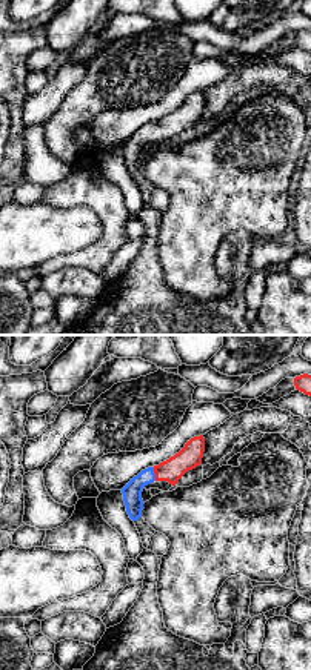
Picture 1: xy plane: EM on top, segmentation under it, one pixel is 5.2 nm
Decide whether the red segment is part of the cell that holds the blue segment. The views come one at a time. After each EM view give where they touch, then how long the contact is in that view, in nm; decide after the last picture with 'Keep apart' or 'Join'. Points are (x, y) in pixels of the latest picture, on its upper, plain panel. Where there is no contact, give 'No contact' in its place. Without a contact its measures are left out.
Touches blue at (154, 129). Shared border 70 nm

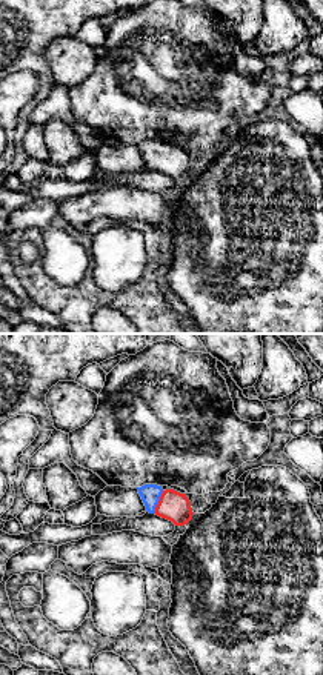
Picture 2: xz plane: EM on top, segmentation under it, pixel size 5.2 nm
Touches blue at (159, 156). Shared border 130 nm

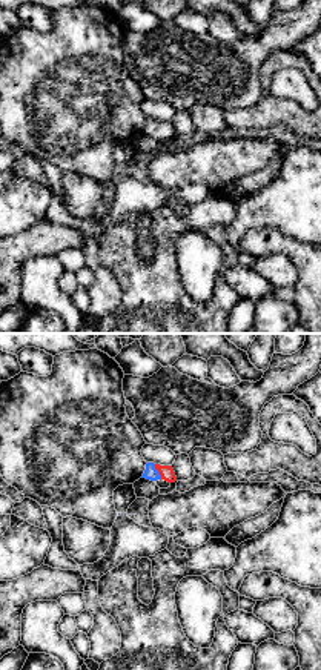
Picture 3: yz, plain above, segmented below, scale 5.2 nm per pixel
Touches blue at (158, 128). Shared border 90 nm

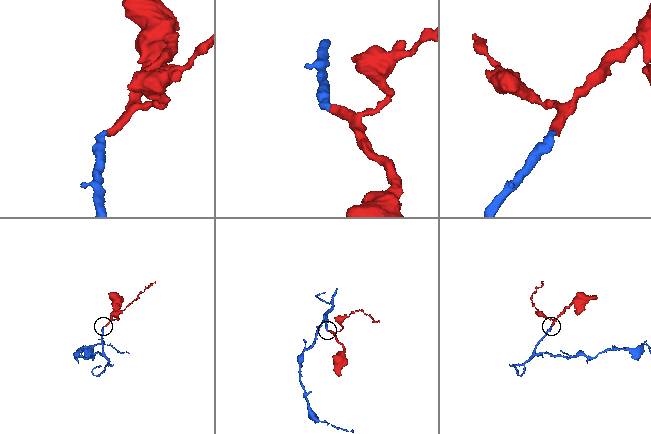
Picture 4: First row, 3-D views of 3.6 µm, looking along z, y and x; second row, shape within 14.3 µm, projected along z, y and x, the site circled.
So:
Join

